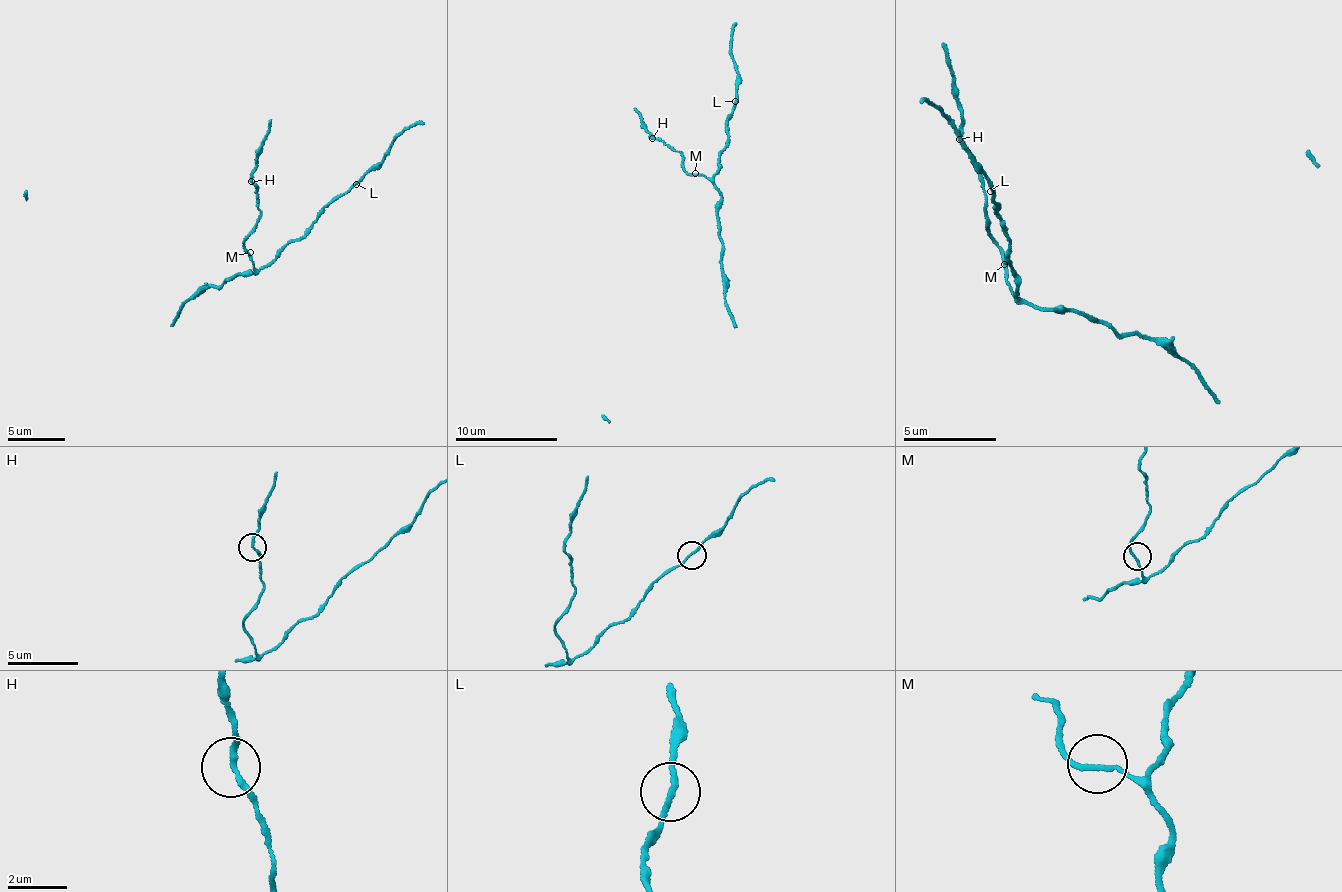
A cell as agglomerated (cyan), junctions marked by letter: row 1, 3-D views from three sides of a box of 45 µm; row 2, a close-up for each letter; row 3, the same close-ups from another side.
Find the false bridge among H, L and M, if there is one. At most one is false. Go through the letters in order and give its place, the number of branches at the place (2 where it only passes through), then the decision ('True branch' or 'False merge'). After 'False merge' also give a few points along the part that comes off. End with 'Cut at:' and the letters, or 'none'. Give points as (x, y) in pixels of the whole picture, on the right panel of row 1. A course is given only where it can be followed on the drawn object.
H: Place: (959, 139). Branches: 2. False merge. Course of the part to remove: (959, 138), (961, 103), (943, 41)
L: Place: (990, 191). Branches: 2. True branch
M: Place: (1004, 264). Branches: 2. True branch
Cut at: H

